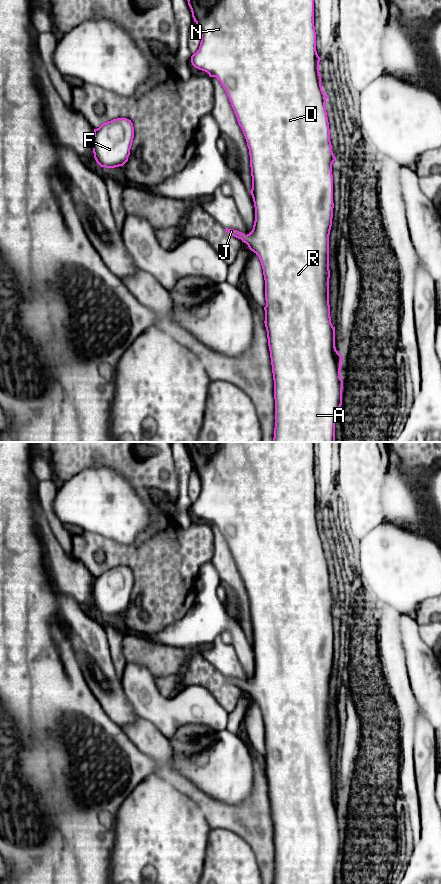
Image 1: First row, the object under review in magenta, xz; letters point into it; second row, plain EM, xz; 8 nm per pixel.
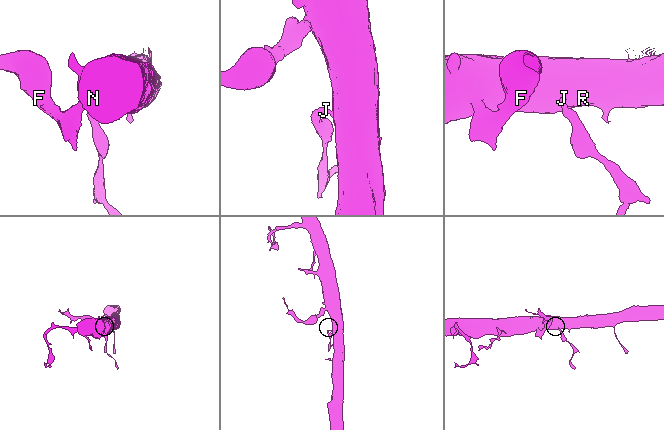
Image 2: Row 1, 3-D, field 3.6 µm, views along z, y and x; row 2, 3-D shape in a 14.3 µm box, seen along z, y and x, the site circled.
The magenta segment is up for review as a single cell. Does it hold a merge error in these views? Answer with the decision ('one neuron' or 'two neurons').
one neuron

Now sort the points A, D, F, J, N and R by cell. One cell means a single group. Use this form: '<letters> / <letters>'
A D F J N R

